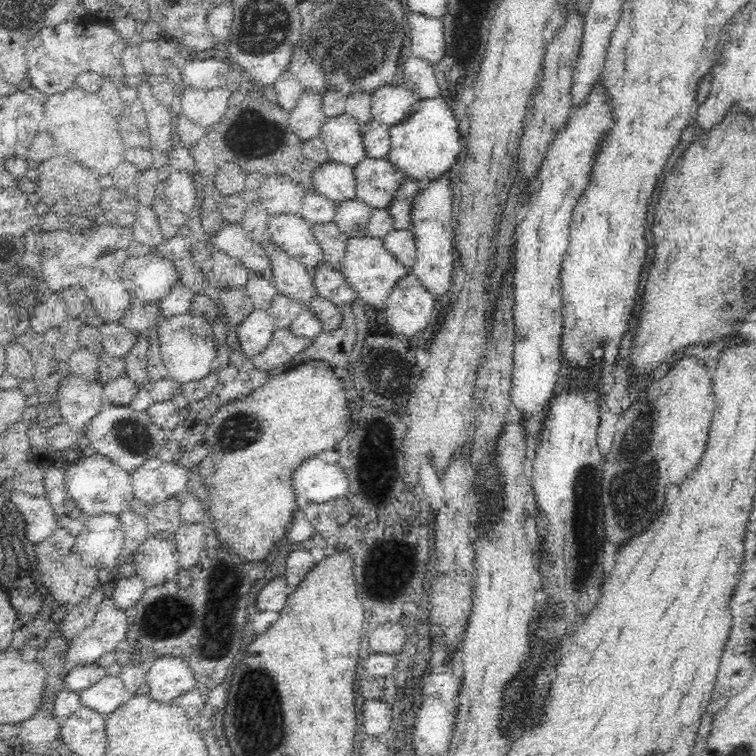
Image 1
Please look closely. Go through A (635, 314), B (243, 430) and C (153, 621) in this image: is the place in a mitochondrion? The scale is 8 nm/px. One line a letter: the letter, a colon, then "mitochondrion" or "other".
A: other
B: mitochondrion
C: mitochondrion

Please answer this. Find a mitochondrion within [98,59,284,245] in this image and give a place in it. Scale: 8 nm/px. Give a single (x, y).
(249, 137)

